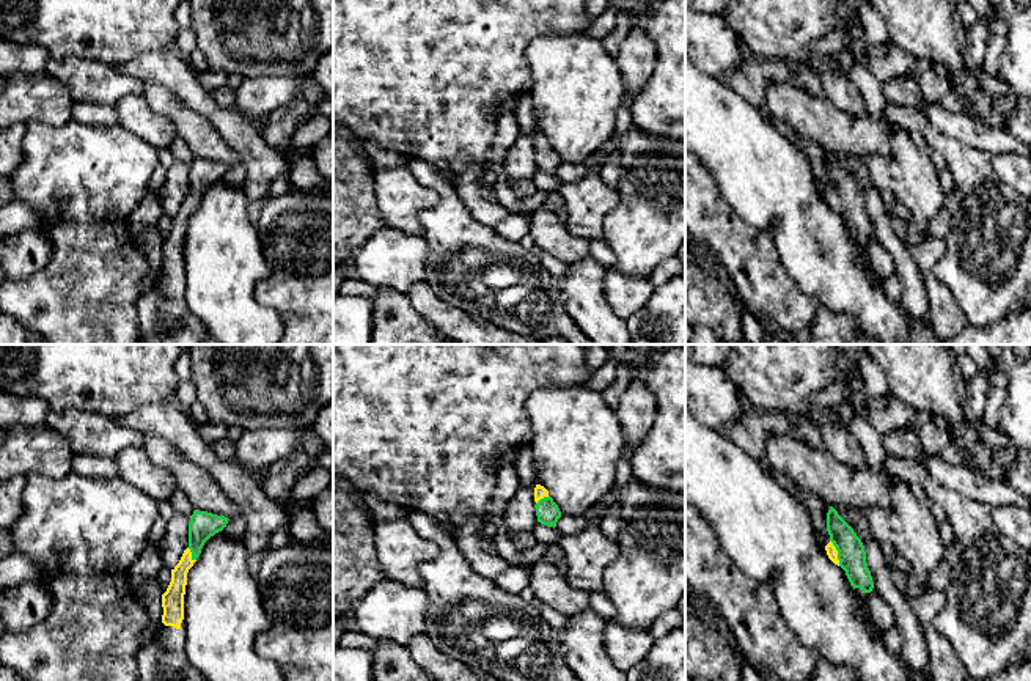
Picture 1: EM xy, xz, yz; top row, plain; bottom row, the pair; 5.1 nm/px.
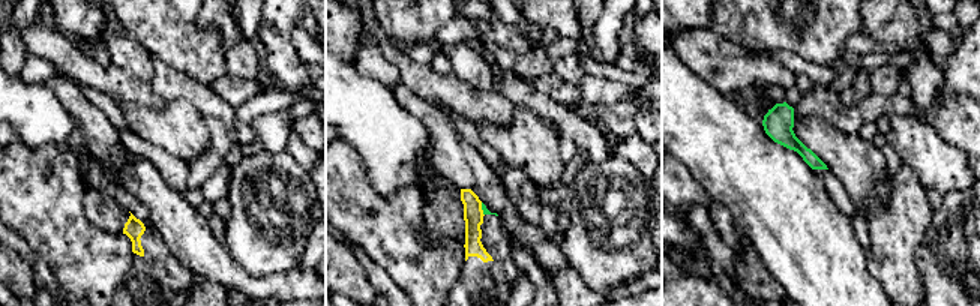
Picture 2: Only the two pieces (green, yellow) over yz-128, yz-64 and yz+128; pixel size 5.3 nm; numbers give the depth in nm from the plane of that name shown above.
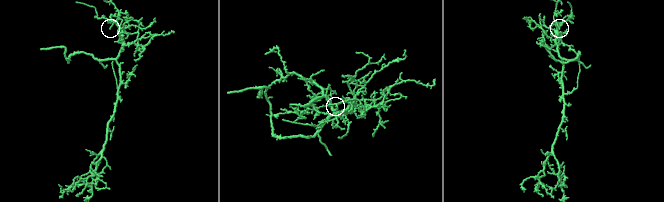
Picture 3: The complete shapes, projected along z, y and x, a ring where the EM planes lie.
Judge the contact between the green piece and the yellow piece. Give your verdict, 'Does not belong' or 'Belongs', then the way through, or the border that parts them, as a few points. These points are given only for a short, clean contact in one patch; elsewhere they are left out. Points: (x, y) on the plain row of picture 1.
Belongs. Path across: yz (851, 200), (838, 200), (832, 200)

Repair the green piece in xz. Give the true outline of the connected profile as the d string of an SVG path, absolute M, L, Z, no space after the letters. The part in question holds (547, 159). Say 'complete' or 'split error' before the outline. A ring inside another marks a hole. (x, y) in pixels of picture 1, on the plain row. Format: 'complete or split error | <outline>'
split error | M536 132L534 135L534 149L538 170L555 176L558 167L561 165L561 159L553 146L549 143L549 138L541 132Z

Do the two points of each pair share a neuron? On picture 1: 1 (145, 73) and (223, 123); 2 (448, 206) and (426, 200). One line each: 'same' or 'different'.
1: same
2: different

